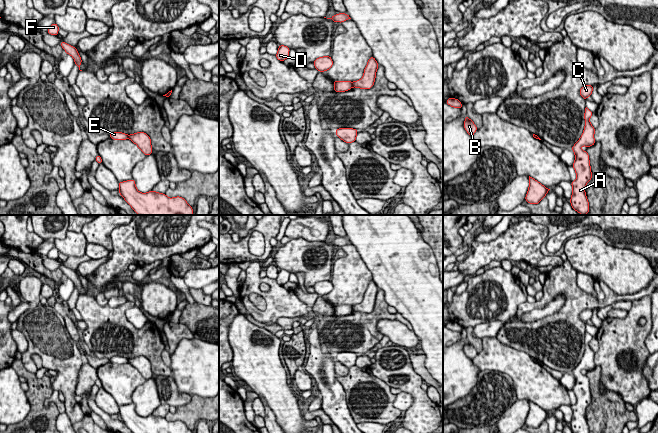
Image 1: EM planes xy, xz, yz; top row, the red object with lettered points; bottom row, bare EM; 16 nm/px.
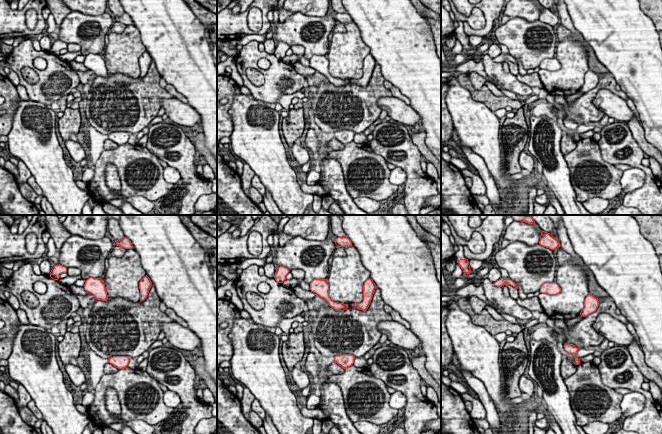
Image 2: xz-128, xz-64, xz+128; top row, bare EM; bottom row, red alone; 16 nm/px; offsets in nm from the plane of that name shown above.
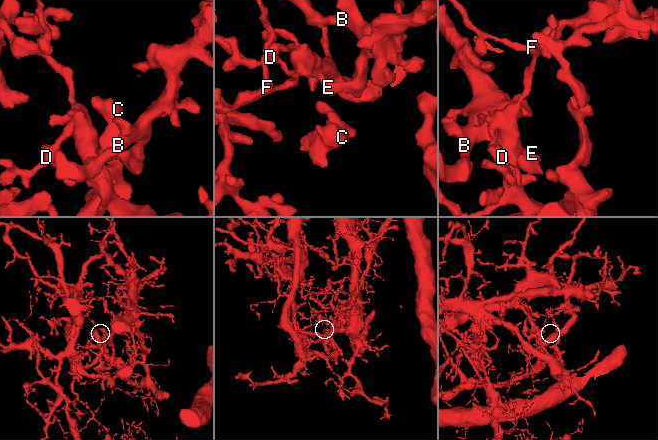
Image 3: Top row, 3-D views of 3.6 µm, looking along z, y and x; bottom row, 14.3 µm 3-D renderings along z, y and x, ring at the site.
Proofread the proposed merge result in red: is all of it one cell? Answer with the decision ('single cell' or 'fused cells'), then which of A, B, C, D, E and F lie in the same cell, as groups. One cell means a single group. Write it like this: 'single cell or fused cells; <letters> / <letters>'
fused cells; A B C / D E F

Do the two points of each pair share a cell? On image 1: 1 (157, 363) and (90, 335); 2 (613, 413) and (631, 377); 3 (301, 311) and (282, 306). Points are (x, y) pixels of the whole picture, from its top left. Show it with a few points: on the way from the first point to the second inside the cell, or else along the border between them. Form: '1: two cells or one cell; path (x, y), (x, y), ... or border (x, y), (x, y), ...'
1: one cell; path (141, 347), (132, 347), (123, 339), (106, 338)
2: two cells; border (601, 384), (602, 392), (615, 391), (625, 402)
3: one cell; path (296, 308), (287, 306)

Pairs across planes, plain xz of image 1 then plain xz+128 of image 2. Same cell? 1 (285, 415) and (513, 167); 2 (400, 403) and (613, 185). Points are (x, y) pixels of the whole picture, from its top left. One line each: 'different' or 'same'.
1: different
2: different

